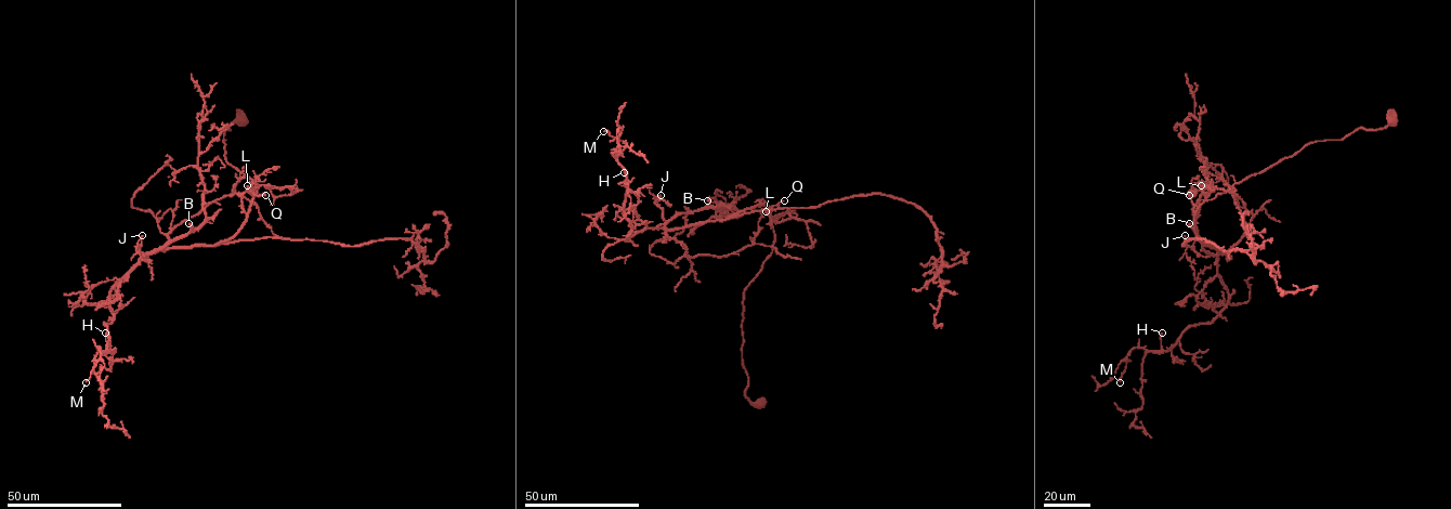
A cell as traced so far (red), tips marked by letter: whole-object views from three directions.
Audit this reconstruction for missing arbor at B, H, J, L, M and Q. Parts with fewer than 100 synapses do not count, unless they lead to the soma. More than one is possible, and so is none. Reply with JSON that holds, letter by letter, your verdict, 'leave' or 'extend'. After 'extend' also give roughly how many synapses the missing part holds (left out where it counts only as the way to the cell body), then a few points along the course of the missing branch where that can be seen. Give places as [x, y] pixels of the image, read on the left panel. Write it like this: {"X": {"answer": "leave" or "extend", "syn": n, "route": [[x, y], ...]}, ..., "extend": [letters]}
{"B": {"answer": "leave"}, "H": {"answer": "leave"}, "J": {"answer": "leave"}, "L": {"answer": "leave"}, "M": {"answer": "leave"}, "Q": {"answer": "leave"}, "extend": []}

